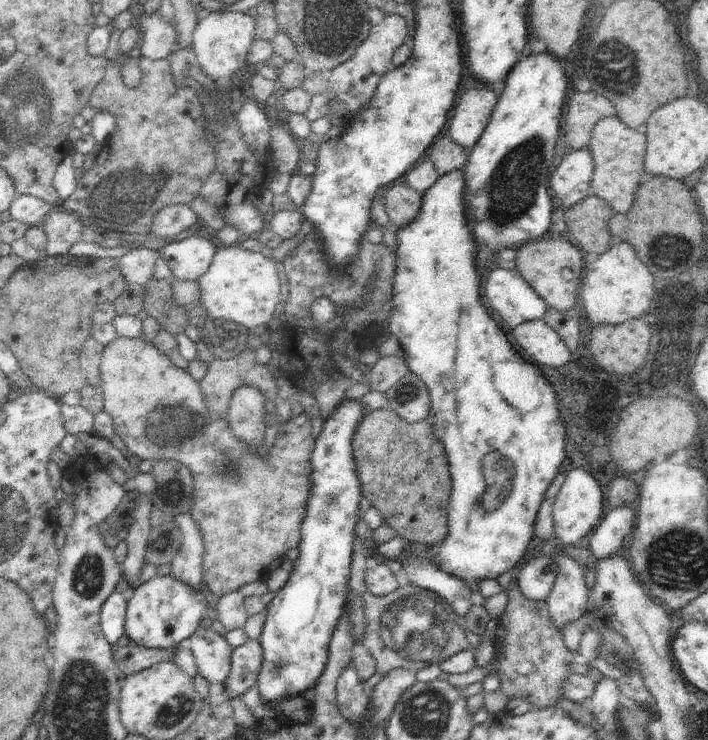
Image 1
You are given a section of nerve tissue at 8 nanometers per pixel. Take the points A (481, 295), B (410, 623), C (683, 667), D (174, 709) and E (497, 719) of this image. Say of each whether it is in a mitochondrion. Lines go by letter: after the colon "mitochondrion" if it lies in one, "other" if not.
A: other
B: mitochondrion
C: other
D: mitochondrion
E: other

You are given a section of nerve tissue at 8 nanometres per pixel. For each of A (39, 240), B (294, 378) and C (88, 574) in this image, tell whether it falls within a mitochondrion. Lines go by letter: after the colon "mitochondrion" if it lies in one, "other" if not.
A: other
B: other
C: mitochondrion

